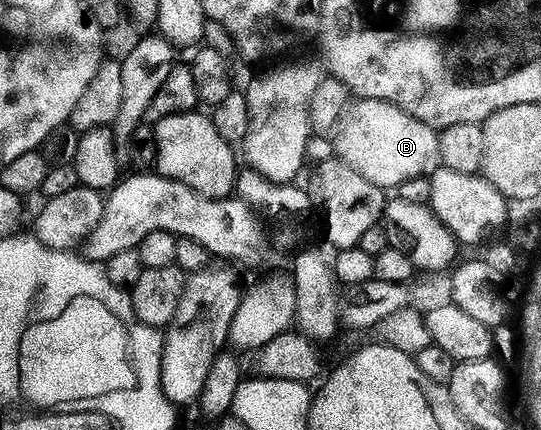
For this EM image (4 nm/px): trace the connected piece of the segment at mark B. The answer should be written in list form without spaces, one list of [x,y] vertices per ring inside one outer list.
[[[378,99],[354,102],[347,120],[340,128],[340,135],[341,160],[351,165],[355,173],[363,173],[367,181],[382,189],[396,189],[411,177],[432,176],[441,166],[438,132],[393,103],[384,103]]]

